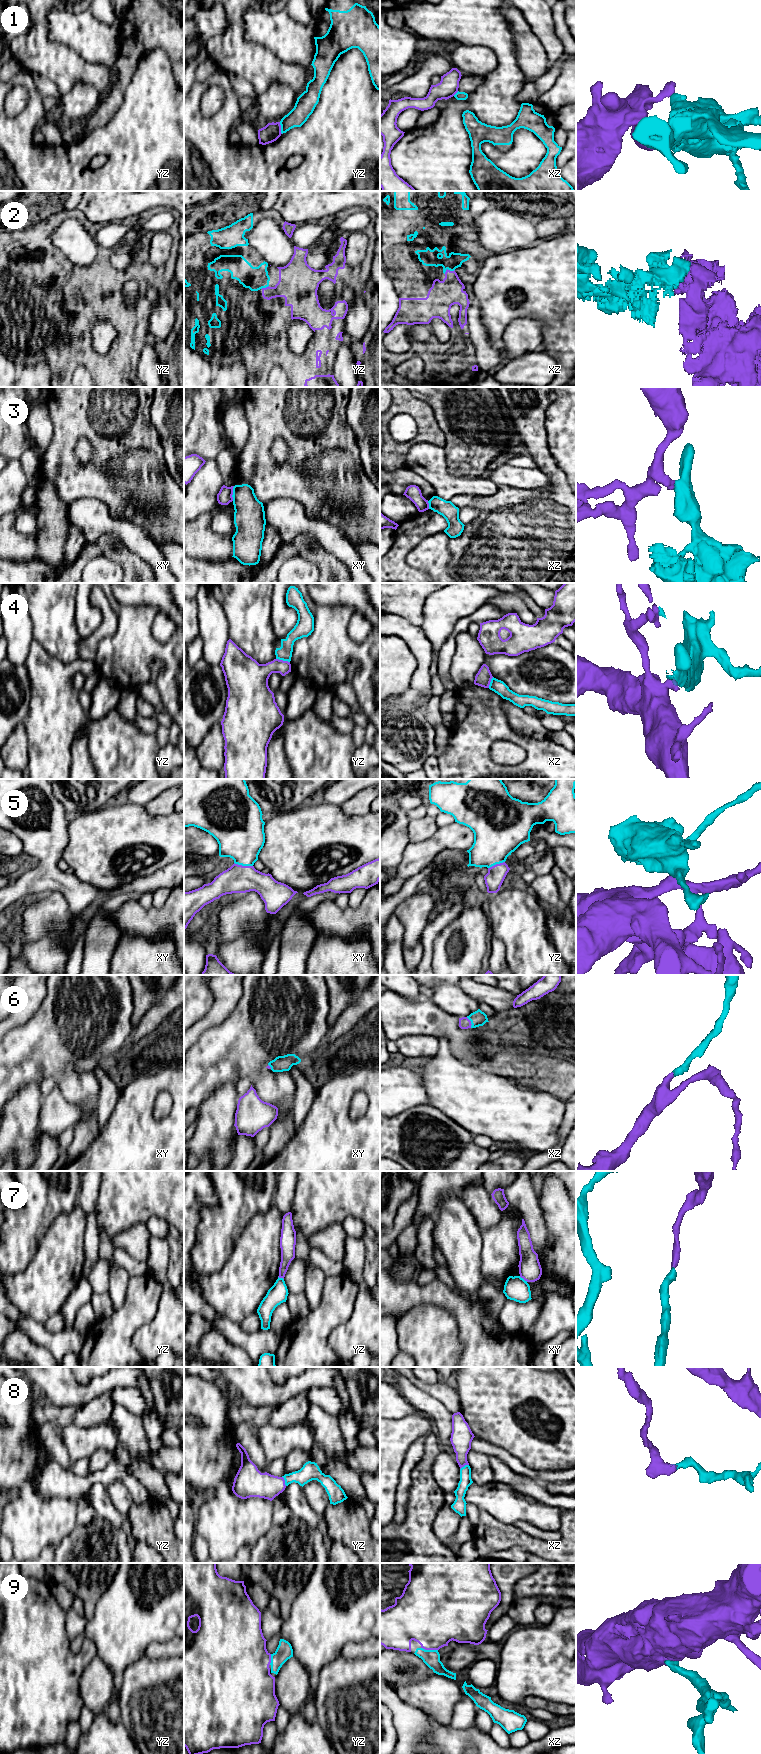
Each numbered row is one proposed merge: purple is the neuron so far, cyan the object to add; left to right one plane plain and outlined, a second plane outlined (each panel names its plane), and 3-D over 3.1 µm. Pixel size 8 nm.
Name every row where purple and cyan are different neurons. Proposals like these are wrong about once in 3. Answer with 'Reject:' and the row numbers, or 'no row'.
Reject: 1, 3, 4, 7

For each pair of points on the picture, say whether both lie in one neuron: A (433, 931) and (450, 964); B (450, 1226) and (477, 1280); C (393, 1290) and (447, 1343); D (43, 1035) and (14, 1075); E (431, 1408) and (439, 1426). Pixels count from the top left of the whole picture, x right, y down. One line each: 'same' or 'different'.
A: different
B: same
C: different
D: same
E: same

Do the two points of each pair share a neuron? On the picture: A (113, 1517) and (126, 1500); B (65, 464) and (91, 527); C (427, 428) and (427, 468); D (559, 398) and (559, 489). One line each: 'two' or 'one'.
A: two
B: two
C: two
D: two

